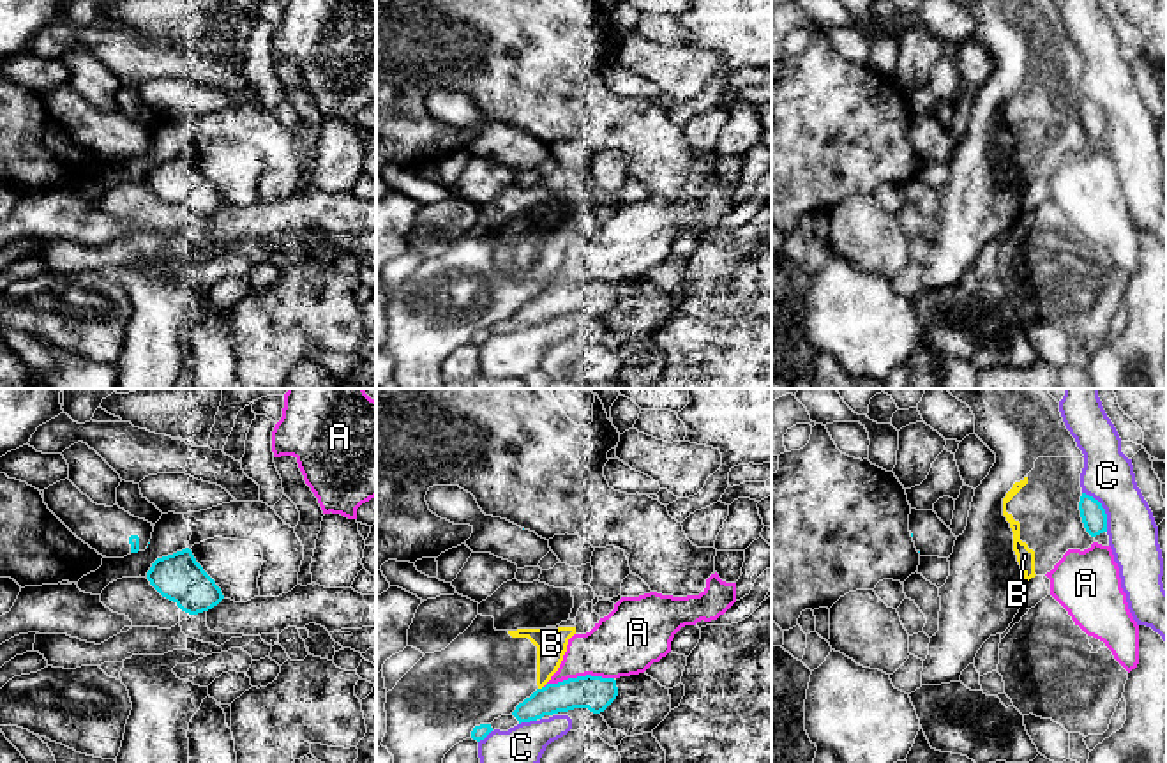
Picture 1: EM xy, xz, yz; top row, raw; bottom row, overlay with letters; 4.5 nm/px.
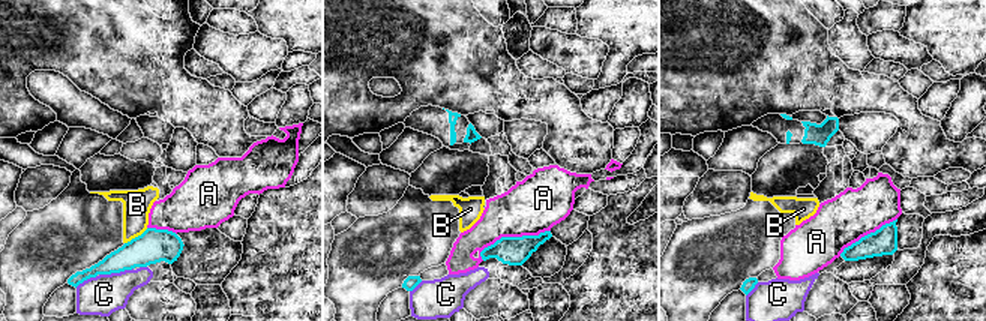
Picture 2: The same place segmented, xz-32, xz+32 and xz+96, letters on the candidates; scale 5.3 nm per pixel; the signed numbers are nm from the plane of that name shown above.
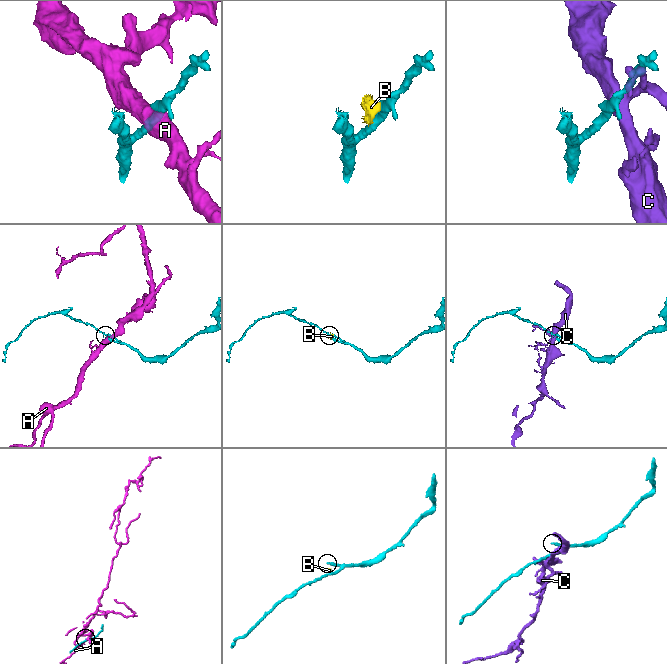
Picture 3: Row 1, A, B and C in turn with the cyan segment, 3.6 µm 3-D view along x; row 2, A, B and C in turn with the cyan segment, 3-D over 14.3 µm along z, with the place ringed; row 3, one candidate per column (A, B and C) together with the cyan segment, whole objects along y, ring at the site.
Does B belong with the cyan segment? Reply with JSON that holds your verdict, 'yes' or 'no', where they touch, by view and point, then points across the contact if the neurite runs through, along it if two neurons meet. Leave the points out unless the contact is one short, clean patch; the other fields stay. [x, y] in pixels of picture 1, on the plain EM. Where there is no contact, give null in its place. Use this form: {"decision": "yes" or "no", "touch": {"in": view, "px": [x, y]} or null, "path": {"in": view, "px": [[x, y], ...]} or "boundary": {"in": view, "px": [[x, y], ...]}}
{"decision": "no", "touch": {"in": "xz", "px": [542, 292]}}

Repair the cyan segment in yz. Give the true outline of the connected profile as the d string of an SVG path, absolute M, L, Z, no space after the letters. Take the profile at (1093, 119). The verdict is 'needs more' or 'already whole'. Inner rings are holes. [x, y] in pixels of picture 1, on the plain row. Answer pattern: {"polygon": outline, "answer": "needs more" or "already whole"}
{"polygon": "M1082 97L1079 106L1079 115L1080 115L1084 132L1091 141L1107 136L1107 118L1098 104Z", "answer": "already whole"}

